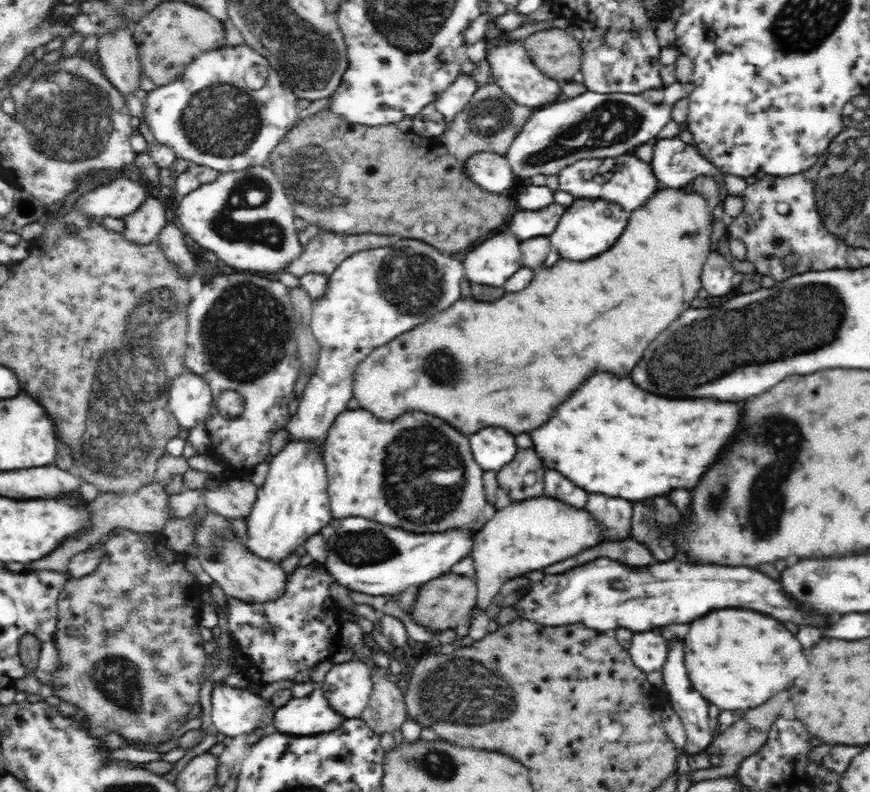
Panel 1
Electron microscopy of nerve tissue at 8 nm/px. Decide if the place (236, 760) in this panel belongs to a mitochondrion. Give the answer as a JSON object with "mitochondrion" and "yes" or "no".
{"mitochondrion":"no"}

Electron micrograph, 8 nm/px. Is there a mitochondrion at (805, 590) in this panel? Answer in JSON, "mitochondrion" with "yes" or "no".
{"mitochondrion":"no"}

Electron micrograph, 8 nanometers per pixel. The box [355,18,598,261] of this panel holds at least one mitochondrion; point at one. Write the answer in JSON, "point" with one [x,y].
{"point":[490,114]}

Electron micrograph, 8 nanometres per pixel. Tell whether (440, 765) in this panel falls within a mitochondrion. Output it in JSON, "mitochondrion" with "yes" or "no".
{"mitochondrion":"yes"}

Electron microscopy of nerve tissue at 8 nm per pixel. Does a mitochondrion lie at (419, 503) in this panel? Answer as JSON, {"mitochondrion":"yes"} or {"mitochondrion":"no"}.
{"mitochondrion":"yes"}

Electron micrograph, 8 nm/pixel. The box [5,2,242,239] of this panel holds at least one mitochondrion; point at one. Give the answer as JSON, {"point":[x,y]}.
{"point":[65,116]}

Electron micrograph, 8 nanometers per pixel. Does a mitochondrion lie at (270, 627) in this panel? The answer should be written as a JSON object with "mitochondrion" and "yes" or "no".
{"mitochondrion":"yes"}

